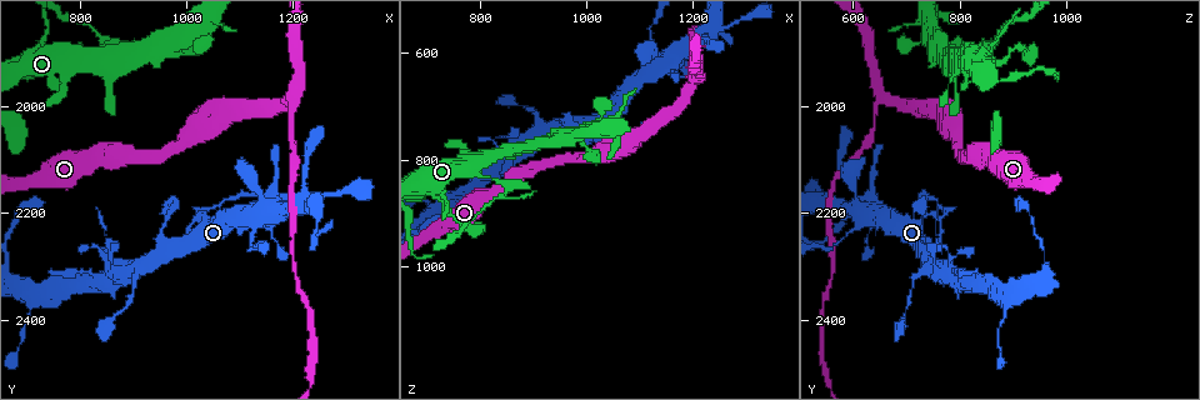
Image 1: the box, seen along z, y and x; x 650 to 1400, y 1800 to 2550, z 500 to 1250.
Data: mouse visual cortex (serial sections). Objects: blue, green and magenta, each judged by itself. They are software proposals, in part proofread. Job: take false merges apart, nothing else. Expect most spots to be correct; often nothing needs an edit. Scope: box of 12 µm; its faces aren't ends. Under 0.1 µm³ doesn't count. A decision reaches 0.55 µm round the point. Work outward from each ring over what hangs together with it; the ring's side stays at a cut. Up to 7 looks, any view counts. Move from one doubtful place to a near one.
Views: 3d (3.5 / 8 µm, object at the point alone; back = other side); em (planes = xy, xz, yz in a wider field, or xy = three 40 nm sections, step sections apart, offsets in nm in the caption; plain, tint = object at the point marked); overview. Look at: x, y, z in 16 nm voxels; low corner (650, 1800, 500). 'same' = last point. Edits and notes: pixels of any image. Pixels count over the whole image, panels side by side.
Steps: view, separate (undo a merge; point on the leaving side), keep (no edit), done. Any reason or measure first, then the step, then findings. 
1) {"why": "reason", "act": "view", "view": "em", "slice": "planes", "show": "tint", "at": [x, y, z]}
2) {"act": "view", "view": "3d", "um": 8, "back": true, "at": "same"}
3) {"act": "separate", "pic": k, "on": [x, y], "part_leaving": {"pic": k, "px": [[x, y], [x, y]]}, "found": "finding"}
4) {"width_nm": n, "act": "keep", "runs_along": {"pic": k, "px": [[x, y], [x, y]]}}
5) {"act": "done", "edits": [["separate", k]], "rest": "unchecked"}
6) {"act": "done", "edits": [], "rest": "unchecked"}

{"why": "a narrow waist", "act": "view", "view": "3d", "um": 3.5, "at": [835, 1870, 875]}

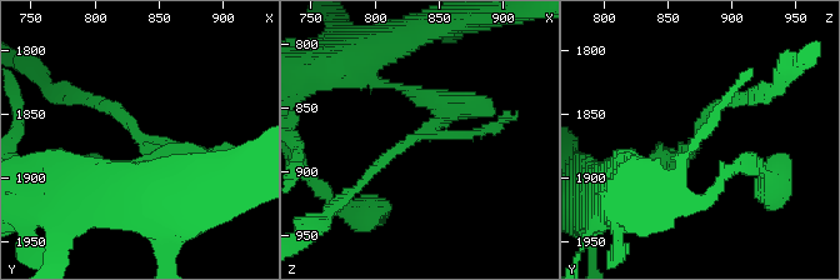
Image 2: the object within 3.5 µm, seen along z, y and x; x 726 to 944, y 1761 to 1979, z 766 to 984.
{"arm_widths_nm": [150, 300], "act": "view", "view": "em", "slice": "xy", "step": 1, "show": "tint", "at": [834, 1870, 872]}

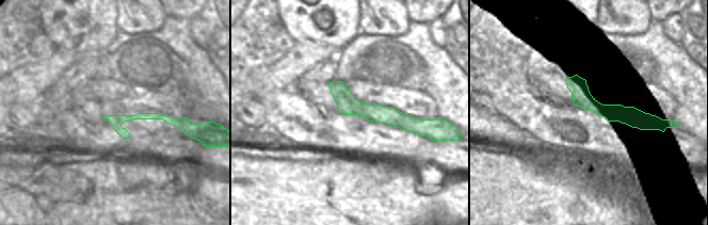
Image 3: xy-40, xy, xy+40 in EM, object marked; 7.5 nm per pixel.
{"act": "separate", "pic": 2, "on": [125, 116], "part_leaving": {"pic": 2, "px": [[150, 148], [116, 109], [78, 98]]}, "found": "two cells meet here"}

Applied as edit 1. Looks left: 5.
{"why": "see it whole again", "act": "view", "view": "overview"}

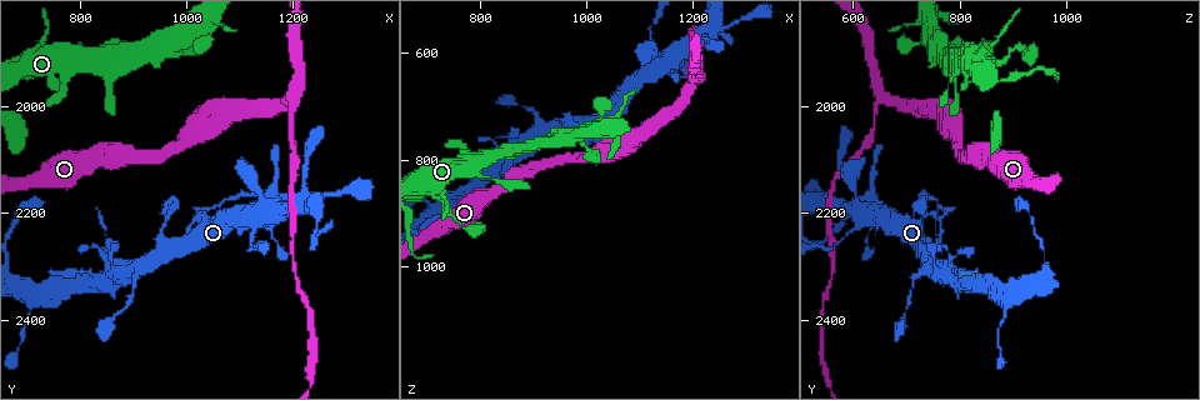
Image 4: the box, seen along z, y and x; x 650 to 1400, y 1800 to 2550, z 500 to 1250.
{"act": "view", "view": "3d", "um": 3.5, "at": [1150, 2180, 605]}

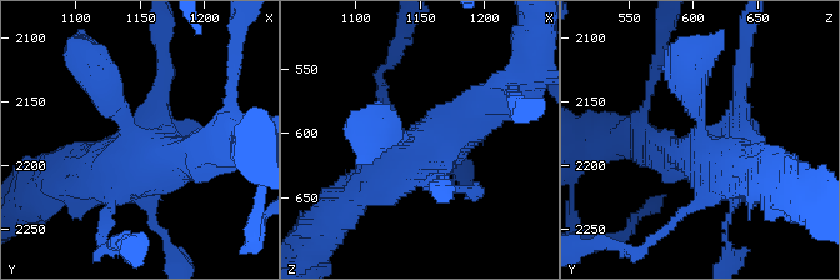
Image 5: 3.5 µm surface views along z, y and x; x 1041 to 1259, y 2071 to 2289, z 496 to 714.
{"act": "view", "view": "em", "slice": "planes", "show": "tint", "at": [1142, 2178, 604]}

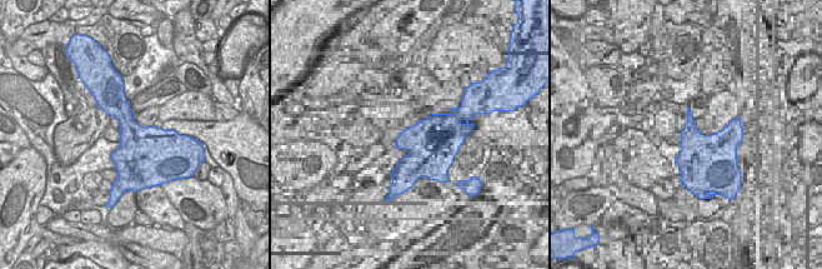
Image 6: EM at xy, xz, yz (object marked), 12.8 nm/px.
{"act": "keep", "runs_along": {"pic": 5, "px": [[358, 193], [495, 103]]}, "found": "continuous, no second cell"}

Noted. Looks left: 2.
{"act": "done", "edits": [["separate", 2]], "rest": "unchecked"}

